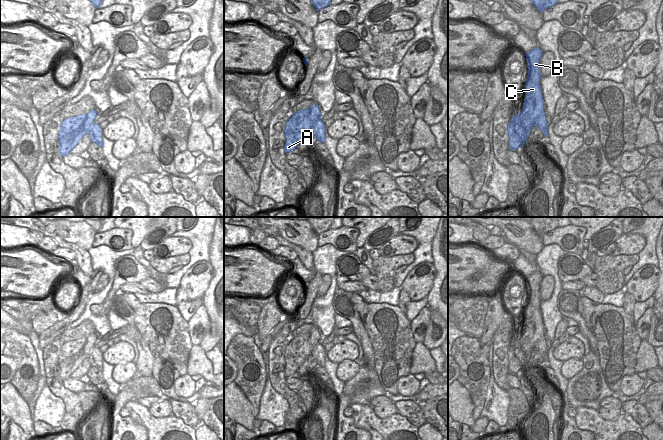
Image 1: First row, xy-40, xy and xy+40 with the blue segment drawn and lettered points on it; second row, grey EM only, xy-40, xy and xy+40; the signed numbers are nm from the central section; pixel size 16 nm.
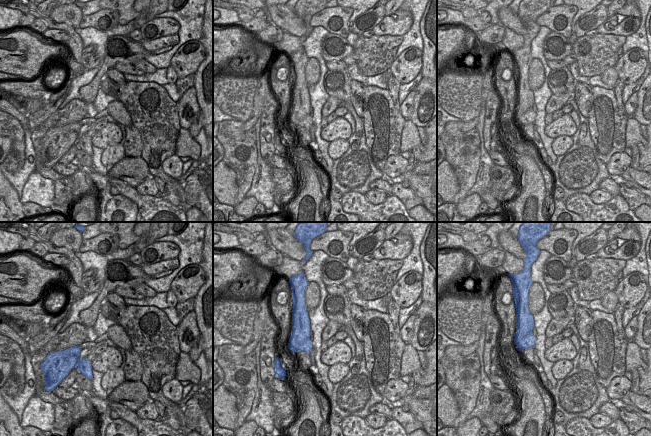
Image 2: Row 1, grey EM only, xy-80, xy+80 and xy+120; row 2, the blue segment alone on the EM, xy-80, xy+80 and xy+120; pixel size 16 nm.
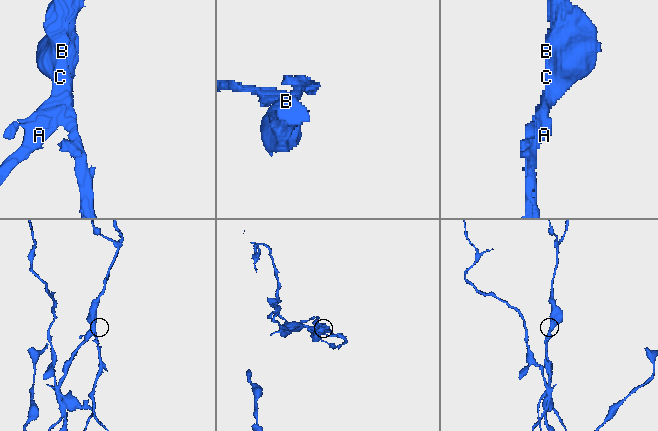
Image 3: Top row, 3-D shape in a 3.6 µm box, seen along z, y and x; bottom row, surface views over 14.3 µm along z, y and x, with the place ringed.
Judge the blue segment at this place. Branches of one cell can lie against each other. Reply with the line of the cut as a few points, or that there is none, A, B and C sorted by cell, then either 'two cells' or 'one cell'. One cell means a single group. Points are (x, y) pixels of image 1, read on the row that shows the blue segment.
xy (292, 115), (299, 117), (316, 115), (320, 119) | A / B C | two cells

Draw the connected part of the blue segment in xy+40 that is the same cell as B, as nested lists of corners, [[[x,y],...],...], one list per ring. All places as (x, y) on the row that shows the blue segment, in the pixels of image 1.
[[[540,47],[525,54],[528,65],[528,76],[525,85],[525,99],[522,110],[515,114],[516,117],[534,118],[538,116],[535,125],[544,136],[548,135],[548,126],[546,121],[546,113],[544,112],[544,99],[540,85],[540,59],[543,55]]]

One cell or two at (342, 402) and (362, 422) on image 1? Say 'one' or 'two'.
two

